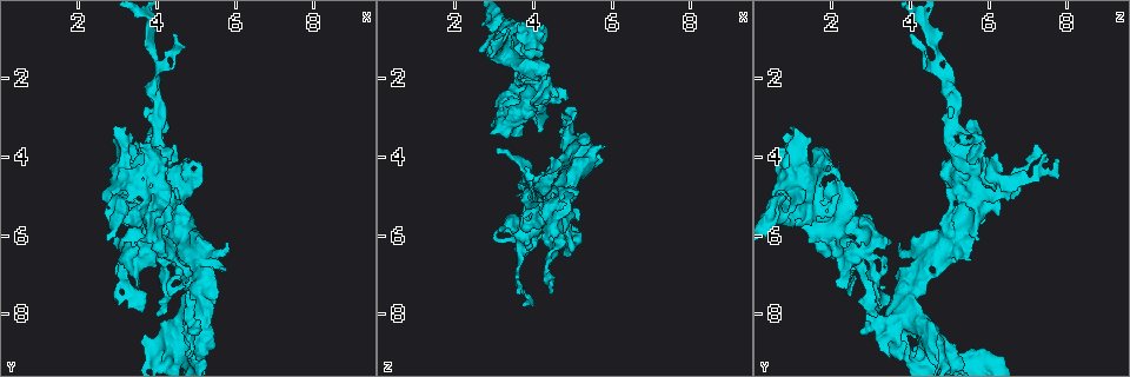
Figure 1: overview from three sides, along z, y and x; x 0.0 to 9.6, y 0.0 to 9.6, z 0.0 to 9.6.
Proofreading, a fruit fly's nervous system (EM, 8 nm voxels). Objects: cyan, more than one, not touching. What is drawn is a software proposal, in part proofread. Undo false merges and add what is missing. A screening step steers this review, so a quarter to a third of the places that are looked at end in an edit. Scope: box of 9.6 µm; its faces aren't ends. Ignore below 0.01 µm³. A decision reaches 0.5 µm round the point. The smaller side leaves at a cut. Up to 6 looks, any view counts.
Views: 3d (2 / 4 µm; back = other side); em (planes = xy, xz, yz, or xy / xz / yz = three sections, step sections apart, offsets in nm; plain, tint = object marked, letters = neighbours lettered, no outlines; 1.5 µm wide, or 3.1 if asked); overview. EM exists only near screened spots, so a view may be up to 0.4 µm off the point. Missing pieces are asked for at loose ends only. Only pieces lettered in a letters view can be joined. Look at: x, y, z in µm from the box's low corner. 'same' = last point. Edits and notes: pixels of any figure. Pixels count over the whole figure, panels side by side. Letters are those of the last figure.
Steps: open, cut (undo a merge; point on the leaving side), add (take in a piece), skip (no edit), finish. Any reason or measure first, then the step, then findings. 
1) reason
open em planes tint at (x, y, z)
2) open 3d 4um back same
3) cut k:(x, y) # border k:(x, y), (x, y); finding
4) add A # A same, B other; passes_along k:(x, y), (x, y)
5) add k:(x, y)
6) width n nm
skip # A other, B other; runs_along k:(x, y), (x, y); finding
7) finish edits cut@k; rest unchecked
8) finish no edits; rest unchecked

free end
open 3d 2um at (3.55, 3.95, 7.45)

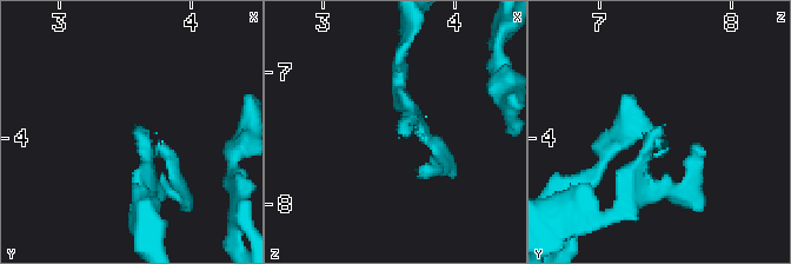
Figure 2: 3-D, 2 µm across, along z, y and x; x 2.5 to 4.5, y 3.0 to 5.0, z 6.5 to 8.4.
open em xz step 8 plain at (3.56, 3.92, 7.46)

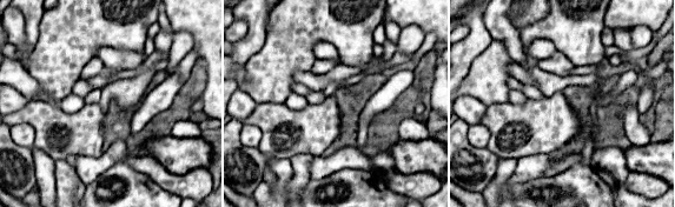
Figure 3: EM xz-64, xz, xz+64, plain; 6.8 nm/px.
what lies round it
open em xz step 8 letters same

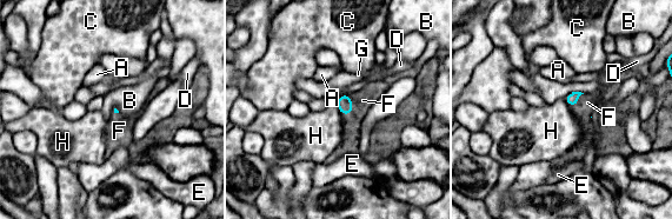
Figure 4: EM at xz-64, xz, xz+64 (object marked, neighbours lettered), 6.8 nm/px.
add F # A other, B other, C other, D other, E other, F same, G other, H other; the cell continues

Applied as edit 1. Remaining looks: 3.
see it whole again
open overview

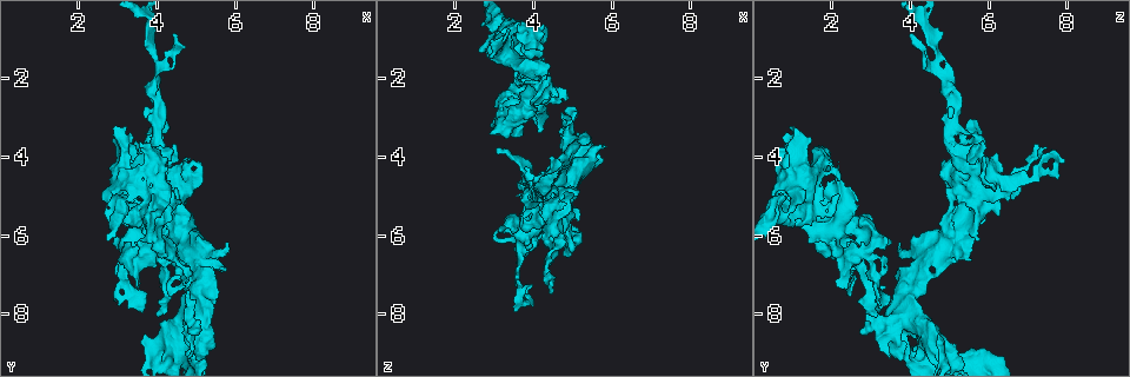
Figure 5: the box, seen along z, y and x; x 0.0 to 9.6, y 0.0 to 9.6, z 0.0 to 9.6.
a narrow waist
open 3d 2um back at (4.05, 2.15, 5.10)

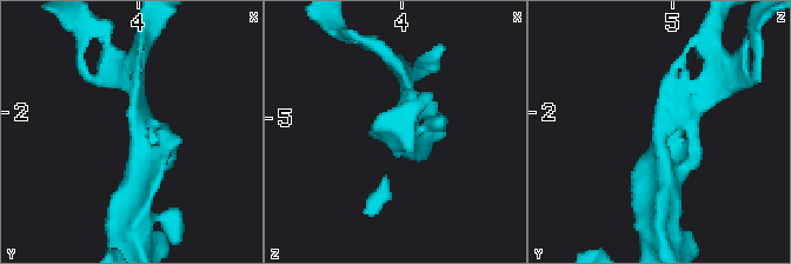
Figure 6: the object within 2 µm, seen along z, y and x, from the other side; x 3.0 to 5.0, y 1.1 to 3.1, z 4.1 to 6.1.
shape alone is not enough
open em planes letters at (4.00, 2.14, 5.06)

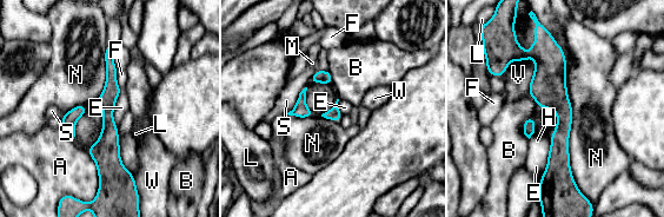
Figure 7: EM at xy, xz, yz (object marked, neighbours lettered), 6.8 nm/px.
width 90 nm
skip # A other, B other, E other, F other, H other, L other, M other, N other, S other, V other, W other; all the same cell

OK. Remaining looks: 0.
finish edits add@4; rest unchecked

